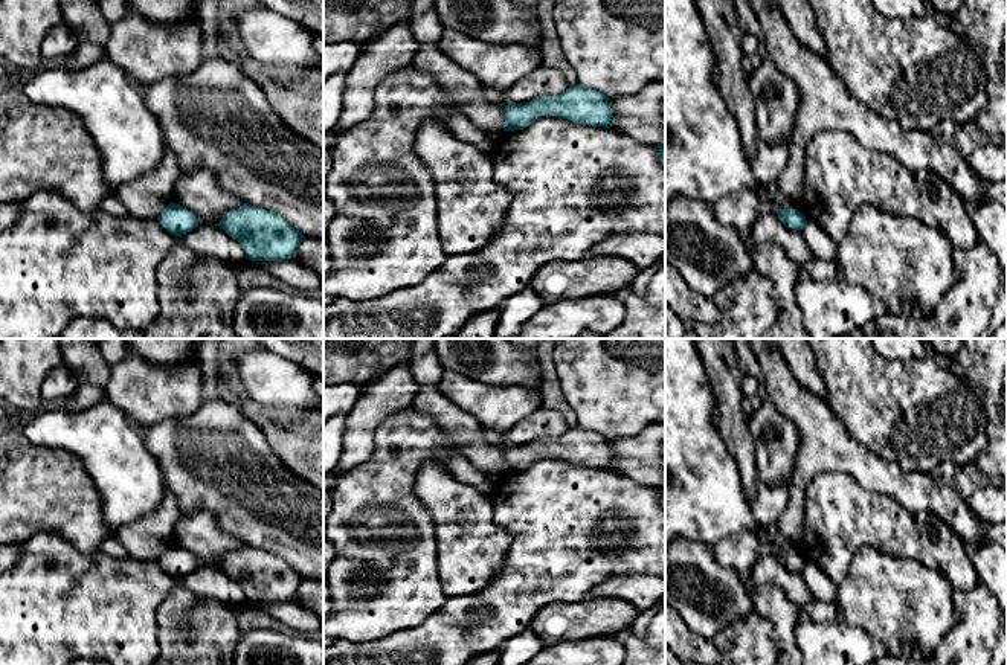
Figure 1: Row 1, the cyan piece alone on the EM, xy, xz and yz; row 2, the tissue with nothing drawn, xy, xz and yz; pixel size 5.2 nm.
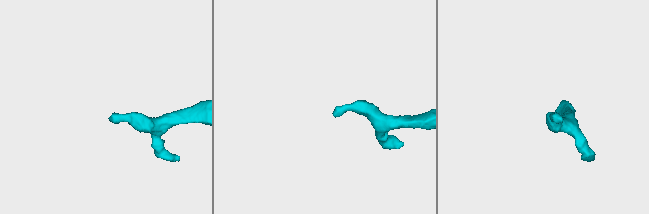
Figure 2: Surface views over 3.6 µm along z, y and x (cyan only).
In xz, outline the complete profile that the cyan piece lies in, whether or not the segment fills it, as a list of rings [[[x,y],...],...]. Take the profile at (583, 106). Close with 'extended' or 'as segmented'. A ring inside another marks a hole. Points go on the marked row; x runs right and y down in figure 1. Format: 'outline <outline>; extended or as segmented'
outline [[[575,85],[557,96],[540,96],[523,104],[508,104],[504,131],[523,130],[546,114],[603,128],[610,128],[613,124],[609,98],[601,92]]]; as segmented

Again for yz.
outline [[[775,209],[786,227],[803,230],[807,226],[806,217],[798,209]]]; as segmented

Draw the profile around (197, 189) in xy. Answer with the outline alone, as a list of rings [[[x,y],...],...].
[[[200,166],[182,169],[172,189],[172,203],[191,210],[198,226],[215,226],[227,212],[240,207],[244,201],[223,189],[211,169]]]

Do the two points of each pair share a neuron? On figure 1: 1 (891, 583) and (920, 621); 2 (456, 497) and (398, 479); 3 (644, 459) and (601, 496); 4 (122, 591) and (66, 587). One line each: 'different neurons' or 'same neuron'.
1: same neuron
2: different neurons
3: different neurons
4: same neuron

